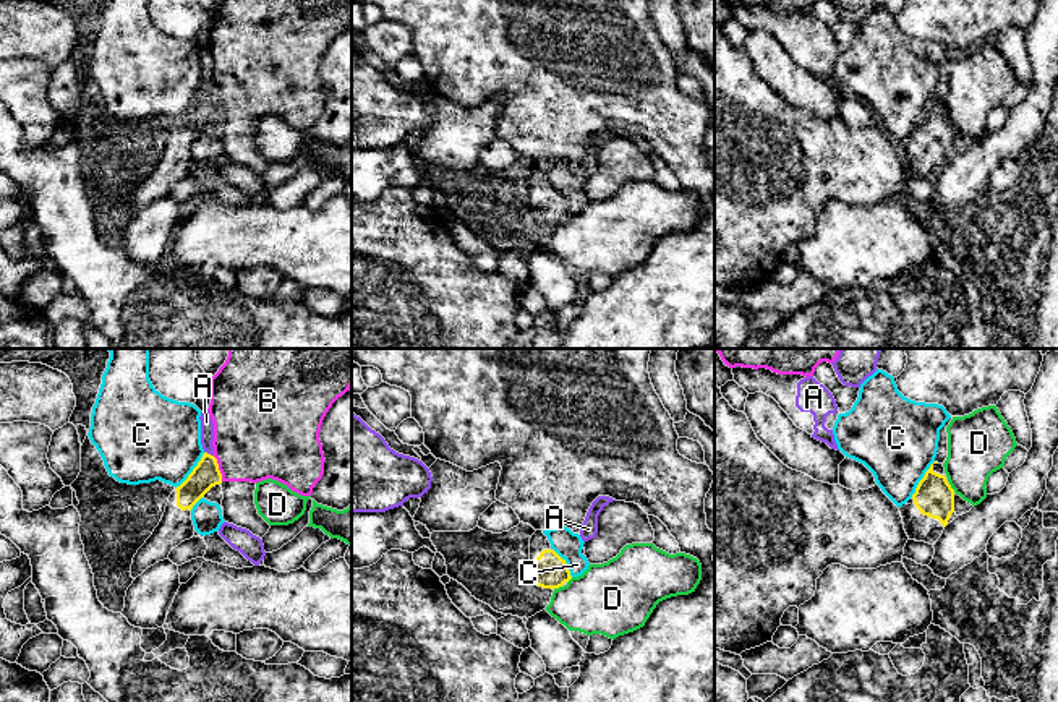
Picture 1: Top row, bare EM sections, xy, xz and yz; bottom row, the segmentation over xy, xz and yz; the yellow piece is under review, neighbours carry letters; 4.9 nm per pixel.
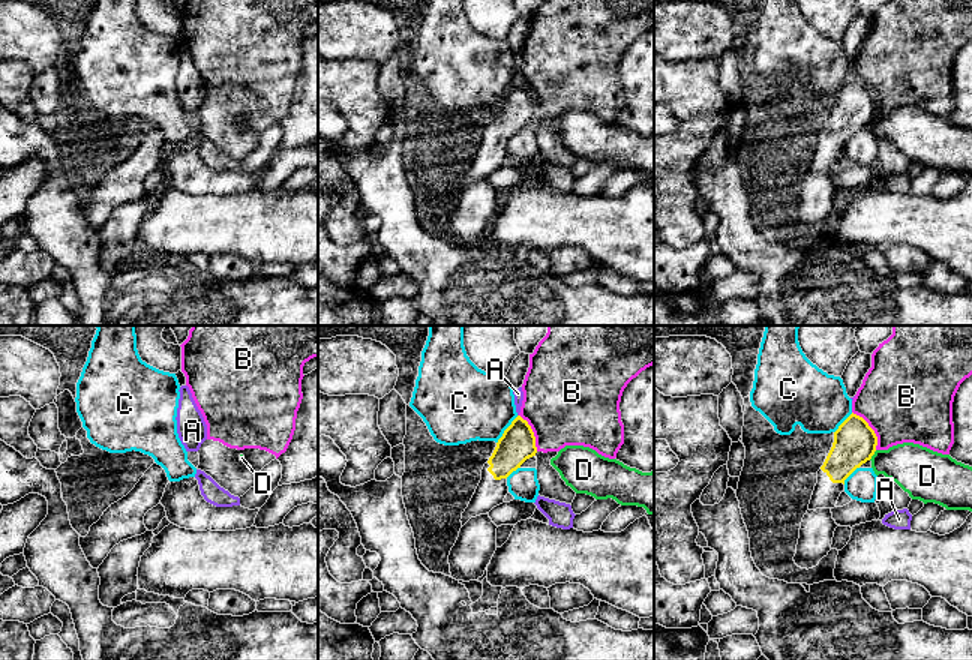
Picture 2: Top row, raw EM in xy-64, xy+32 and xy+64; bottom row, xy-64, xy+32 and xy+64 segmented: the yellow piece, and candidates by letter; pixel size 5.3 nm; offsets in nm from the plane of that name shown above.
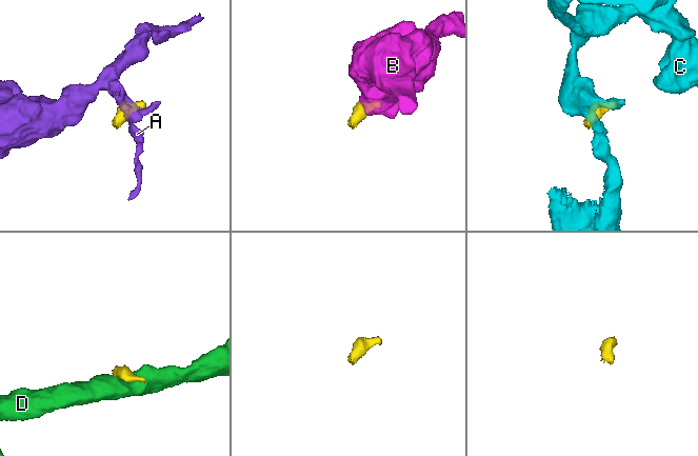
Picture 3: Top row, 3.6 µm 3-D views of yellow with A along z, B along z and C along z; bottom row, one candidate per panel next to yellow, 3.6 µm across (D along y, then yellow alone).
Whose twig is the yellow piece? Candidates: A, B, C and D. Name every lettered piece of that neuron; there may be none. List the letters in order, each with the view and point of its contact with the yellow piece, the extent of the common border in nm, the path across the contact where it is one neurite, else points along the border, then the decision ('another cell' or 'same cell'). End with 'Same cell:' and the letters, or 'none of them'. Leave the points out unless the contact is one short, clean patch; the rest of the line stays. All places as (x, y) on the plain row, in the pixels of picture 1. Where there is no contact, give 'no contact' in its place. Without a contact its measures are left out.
A: contact xy (209, 91); length 50 nm; border xy (204, 88), (213, 93); another cell
B: contact xy (217, 106); length 140 nm; border xy (213, 93), (222, 117); another cell
C: contact xy (193, 107); length 240 nm; border xy (204, 89), (193, 107), (175, 125); another cell
D: contact yz (951, 125); length 60 nm; border yz (948, 120), (955, 128); another cell
Same cell: none of them

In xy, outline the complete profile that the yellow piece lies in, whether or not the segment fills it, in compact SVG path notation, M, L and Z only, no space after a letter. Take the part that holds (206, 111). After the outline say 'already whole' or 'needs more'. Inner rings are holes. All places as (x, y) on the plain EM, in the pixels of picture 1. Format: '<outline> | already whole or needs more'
M204 89L188 115L172 128L159 162L134 191L130 208L133 216L167 196L181 178L193 175L196 167L191 146L212 123L220 120L222 110L217 96Z | needs more

